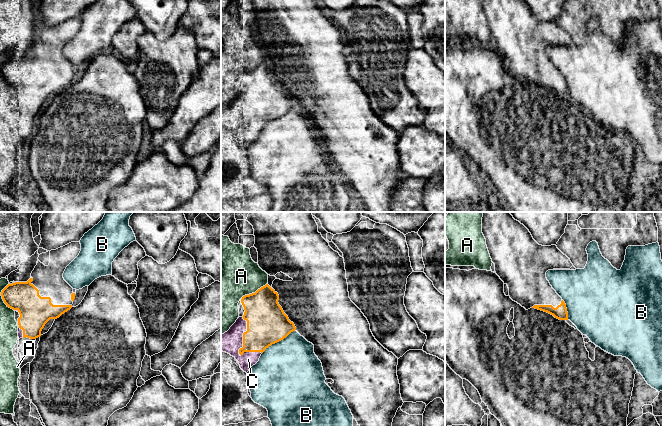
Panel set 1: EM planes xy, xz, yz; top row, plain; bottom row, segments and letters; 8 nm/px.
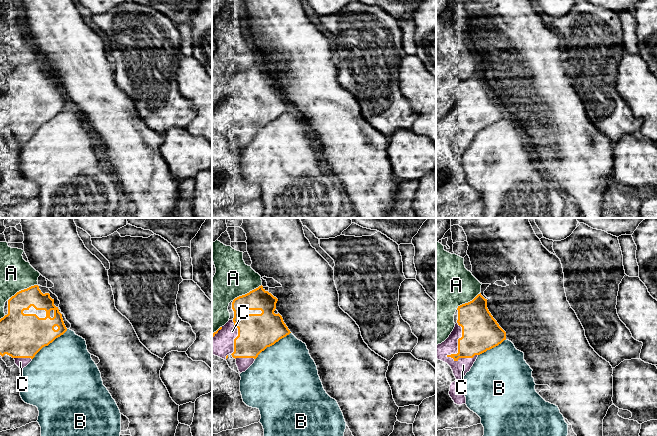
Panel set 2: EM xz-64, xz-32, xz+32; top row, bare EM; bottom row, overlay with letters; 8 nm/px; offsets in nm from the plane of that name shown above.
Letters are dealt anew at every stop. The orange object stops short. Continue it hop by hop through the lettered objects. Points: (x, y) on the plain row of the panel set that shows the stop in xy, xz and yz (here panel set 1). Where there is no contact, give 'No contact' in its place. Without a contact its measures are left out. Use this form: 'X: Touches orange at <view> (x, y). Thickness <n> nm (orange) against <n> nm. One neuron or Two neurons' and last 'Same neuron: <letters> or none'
A: Touches orange at xz (255, 68). Thickness 320 nm (orange) against 320 nm. Two neurons
B: Touches orange at xz (278, 117). Thickness 320 nm (orange) against 480 nm. Two neurons
C: Touches orange at xz (243, 122). Thickness 320 nm (orange) against 180 nm. One neuron
Same neuron: C

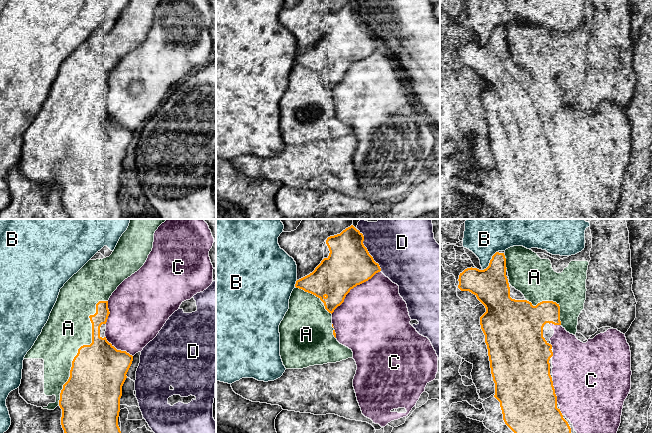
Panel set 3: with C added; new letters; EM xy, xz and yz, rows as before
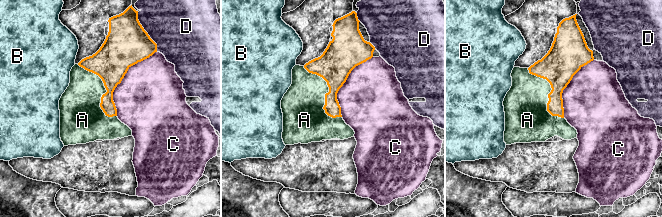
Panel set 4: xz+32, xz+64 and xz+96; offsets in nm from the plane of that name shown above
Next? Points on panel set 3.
A: Touches orange at xy (83, 121). Thickness 440 nm (orange) against 360 nm. Two neurons
B: Touches orange at yz (490, 37). Thickness 280 nm (orange) against 280 nm. Two neurons
C: Touches orange at xz (353, 63). Thickness 360 nm (orange) against 480 nm. Two neurons
D: Touches orange at xz (367, 26). Thickness 360 nm (orange) against 400 nm. Two neurons
Same neuron: none

